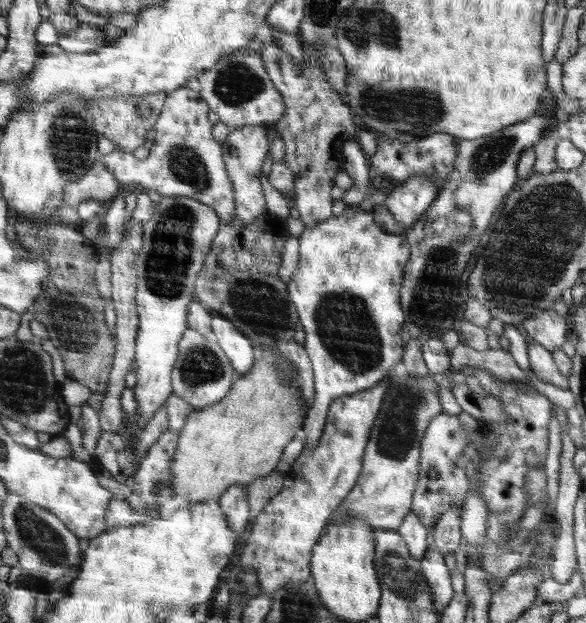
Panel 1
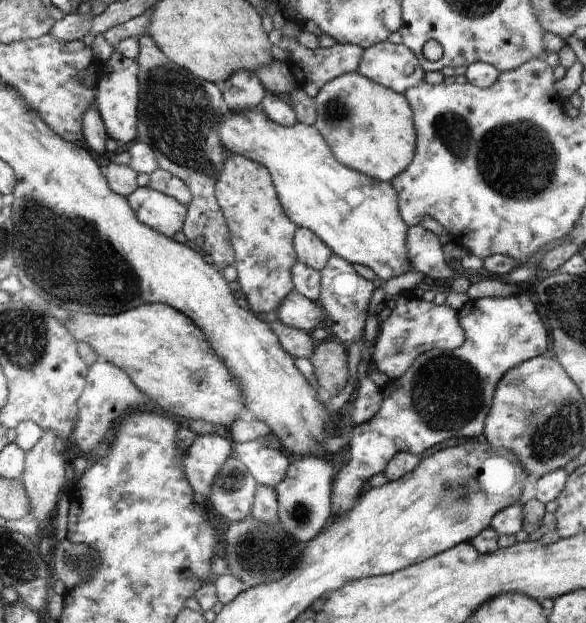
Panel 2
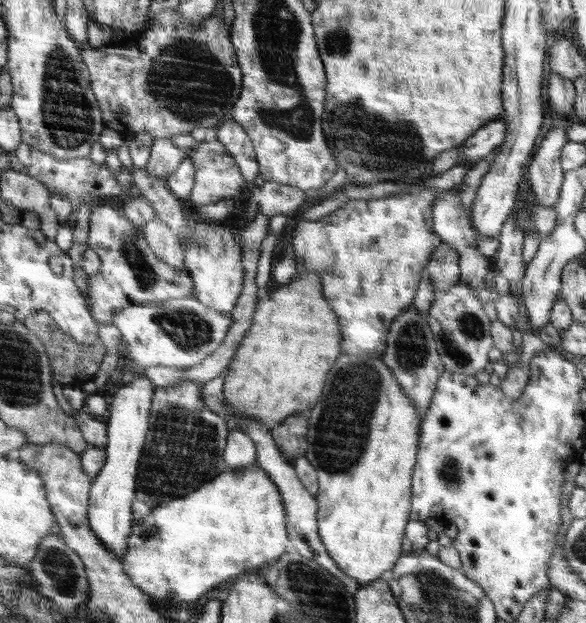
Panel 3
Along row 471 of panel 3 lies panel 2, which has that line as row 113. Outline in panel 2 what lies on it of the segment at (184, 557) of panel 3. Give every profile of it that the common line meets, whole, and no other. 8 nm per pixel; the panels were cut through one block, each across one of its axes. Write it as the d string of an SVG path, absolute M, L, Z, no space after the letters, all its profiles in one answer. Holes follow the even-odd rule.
M262 108L228 112L222 116L218 126L220 142L232 150L233 155L242 155L267 167L270 172L280 204L288 218L319 235L334 255L344 258L353 265L361 264L373 270L382 284L410 270L408 264L407 234L408 226L399 212L399 197L391 182L380 182L360 174L344 165L332 154L331 147L314 125L297 122L286 127L272 122Z

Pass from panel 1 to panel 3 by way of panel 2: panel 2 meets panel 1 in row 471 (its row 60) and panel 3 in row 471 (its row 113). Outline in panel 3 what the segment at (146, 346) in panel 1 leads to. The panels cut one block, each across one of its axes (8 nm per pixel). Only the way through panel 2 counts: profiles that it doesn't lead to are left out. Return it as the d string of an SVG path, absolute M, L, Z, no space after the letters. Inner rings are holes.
M137 373L129 384L116 392L110 408L107 428L107 444L104 447L106 461L91 485L90 511L92 530L100 541L110 549L120 562L128 548L130 526L132 526L132 498L138 490L139 463L147 444L147 433L153 410L156 387L146 373Z

